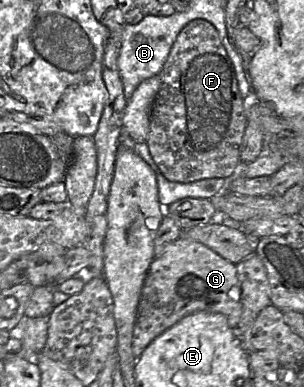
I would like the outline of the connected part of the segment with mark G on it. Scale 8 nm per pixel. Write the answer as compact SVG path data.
M180 237L151 262L137 309L132 349L139 358L146 347L183 317L208 311L223 314L235 329L242 314L240 287L234 264L200 242Z

